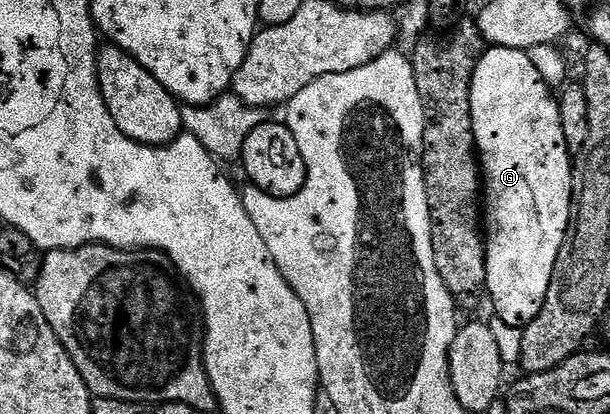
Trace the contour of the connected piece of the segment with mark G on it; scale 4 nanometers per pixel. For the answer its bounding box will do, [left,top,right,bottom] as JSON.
[471,47,573,330]

